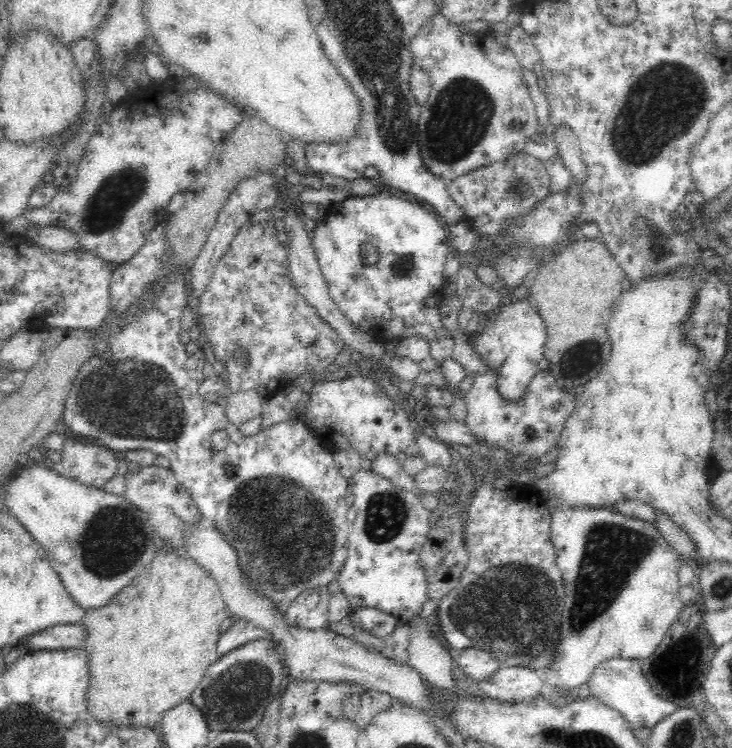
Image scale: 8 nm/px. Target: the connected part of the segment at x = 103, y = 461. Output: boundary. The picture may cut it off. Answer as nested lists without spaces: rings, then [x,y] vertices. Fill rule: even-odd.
[[[66,438],[60,461],[53,470],[63,478],[84,486],[102,489],[102,486],[118,474],[118,458],[111,450],[99,445],[90,446]]]

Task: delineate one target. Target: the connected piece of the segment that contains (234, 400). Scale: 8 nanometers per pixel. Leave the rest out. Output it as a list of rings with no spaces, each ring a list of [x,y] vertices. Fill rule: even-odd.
[[[256,391],[230,393],[226,400],[227,420],[236,427],[258,417],[265,404],[263,396]]]

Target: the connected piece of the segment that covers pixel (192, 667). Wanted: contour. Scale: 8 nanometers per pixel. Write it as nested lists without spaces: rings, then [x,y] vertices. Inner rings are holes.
[[[171,550],[156,554],[150,568],[146,566],[126,590],[117,592],[108,604],[86,610],[78,622],[88,631],[82,648],[88,653],[86,707],[90,715],[102,725],[110,723],[157,729],[164,712],[188,699],[208,667],[220,658],[216,656],[220,624],[229,616],[220,587],[206,569],[196,564],[194,559],[176,556]]]

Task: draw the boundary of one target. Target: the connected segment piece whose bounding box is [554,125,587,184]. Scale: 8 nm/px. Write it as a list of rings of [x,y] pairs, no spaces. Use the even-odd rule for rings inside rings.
[[[560,125],[555,128],[554,136],[557,154],[560,155],[573,178],[583,184],[587,177],[587,168],[580,157],[580,147],[576,135],[572,133],[570,127]]]

